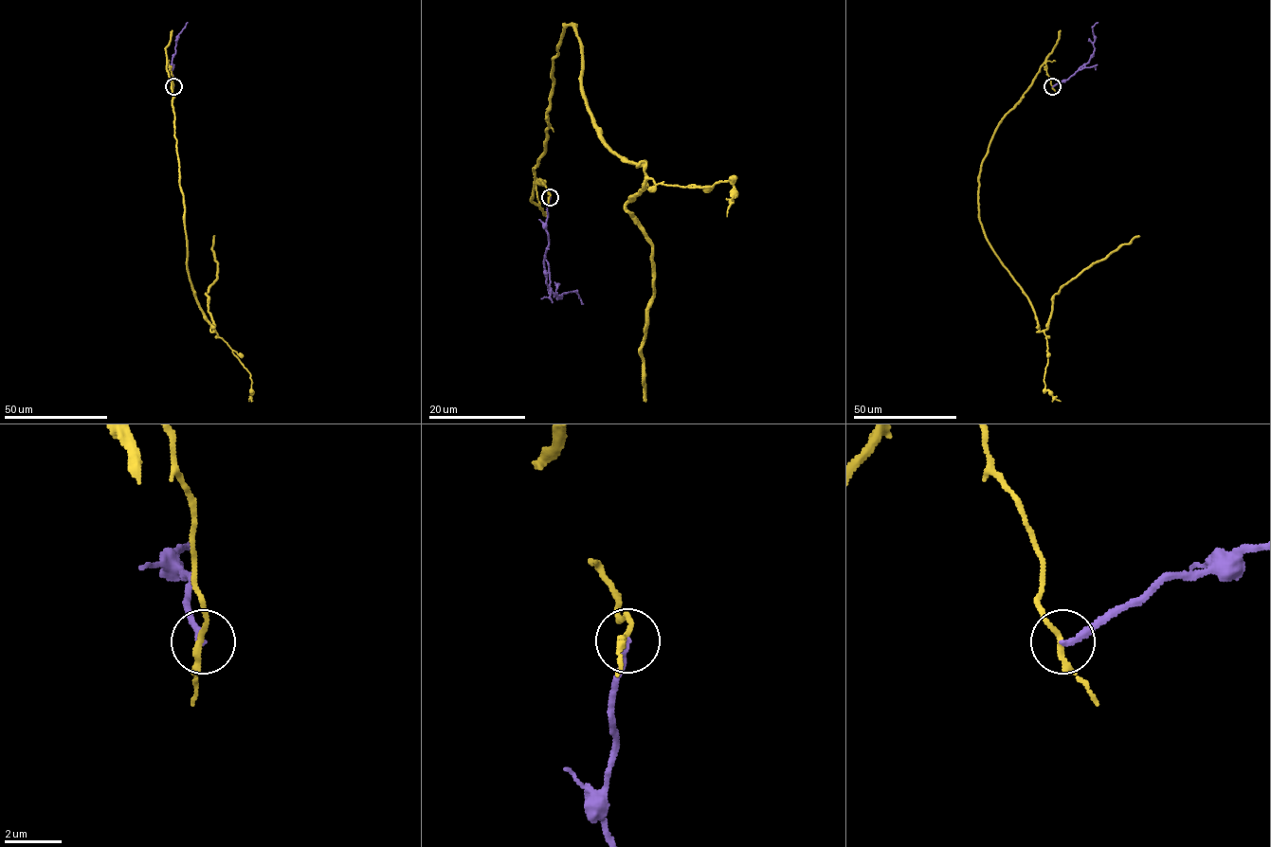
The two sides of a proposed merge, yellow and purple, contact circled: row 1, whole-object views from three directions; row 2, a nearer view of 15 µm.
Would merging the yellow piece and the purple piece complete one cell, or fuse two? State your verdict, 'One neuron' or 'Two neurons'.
Two neurons

